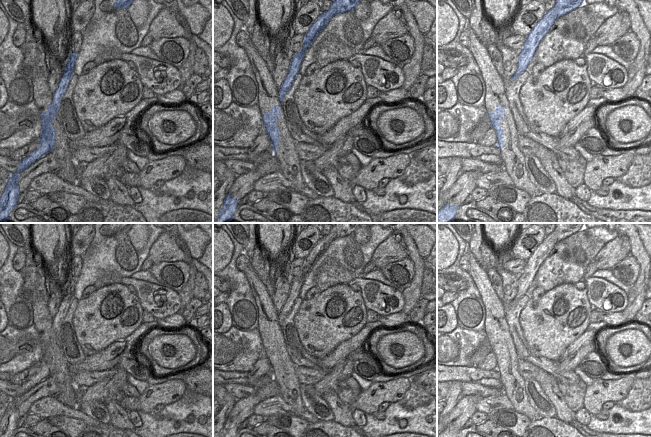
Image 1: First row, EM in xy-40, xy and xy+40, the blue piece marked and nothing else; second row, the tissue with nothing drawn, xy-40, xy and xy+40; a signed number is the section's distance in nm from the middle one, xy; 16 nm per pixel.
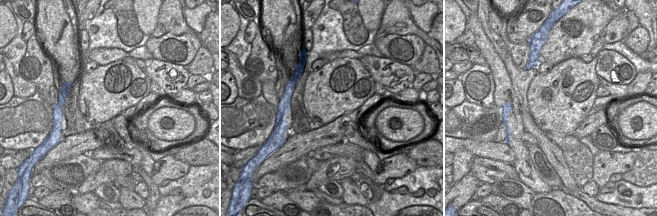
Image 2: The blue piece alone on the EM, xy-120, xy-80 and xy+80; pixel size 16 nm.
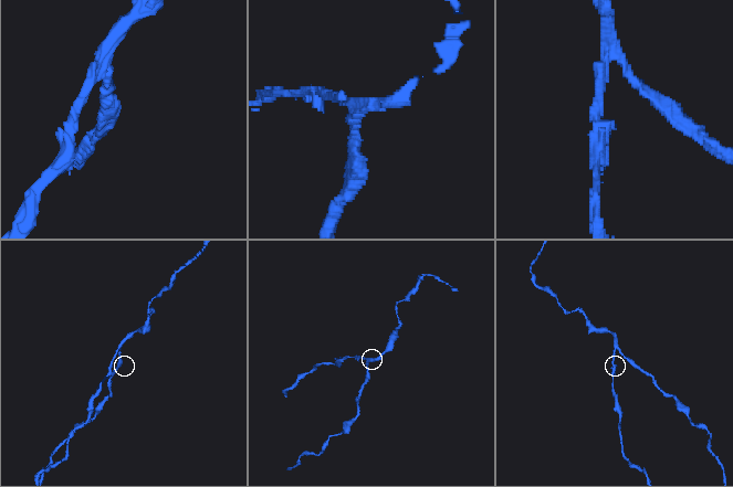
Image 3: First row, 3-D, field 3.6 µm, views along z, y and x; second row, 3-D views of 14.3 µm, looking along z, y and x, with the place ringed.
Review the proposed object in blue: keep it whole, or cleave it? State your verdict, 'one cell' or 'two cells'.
two cells

